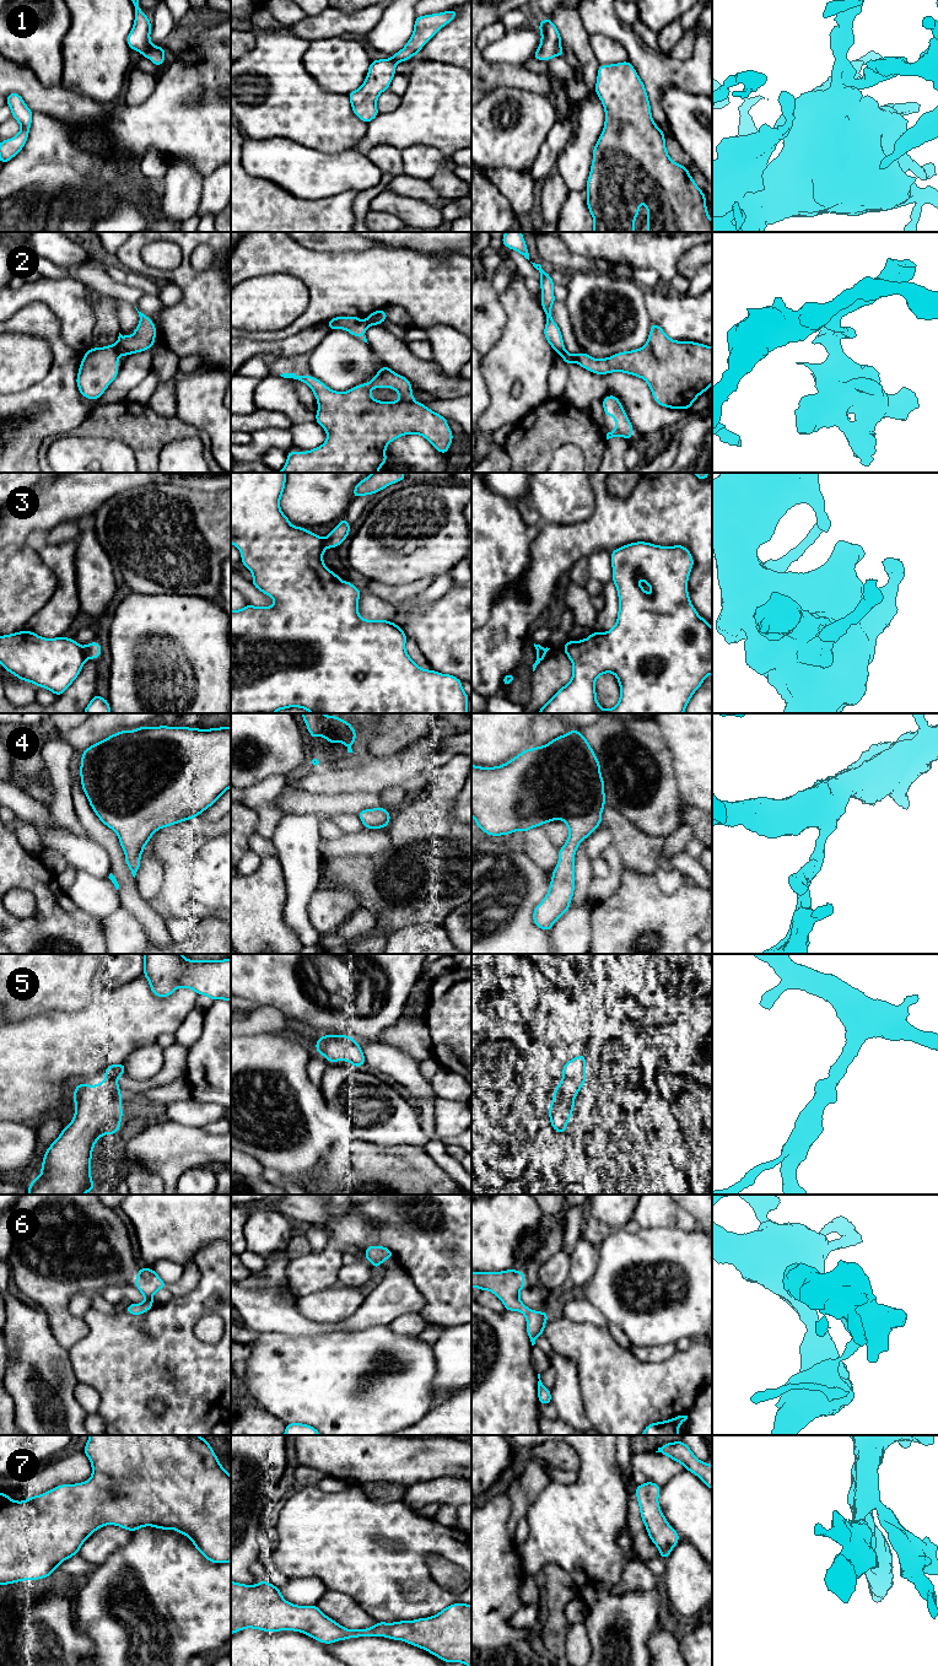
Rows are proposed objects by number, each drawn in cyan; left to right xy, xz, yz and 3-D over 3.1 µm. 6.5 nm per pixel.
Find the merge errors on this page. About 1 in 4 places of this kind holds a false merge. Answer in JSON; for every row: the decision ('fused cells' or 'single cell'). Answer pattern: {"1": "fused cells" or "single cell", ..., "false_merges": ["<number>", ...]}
{"1": "single cell", "2": "fused cells", "3": "fused cells", "4": "single cell", "5": "single cell", "6": "single cell", "7": "single cell", "false_merges": ["2", "3"]}

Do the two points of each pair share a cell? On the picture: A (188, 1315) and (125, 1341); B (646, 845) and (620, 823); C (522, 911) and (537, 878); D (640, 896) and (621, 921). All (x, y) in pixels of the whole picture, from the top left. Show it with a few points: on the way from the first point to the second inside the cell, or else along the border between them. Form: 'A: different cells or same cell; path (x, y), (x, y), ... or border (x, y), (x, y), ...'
A: same cell; path (172, 1325), (155, 1343), (141, 1343)
B: same cell; path (640, 842), (626, 829)
C: same cell; path (529, 902), (535, 894), (537, 887)
D: same cell; path (639, 902), (627, 915)

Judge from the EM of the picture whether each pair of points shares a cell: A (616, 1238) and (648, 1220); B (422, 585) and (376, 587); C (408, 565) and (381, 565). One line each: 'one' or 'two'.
A: two
B: one
C: one

